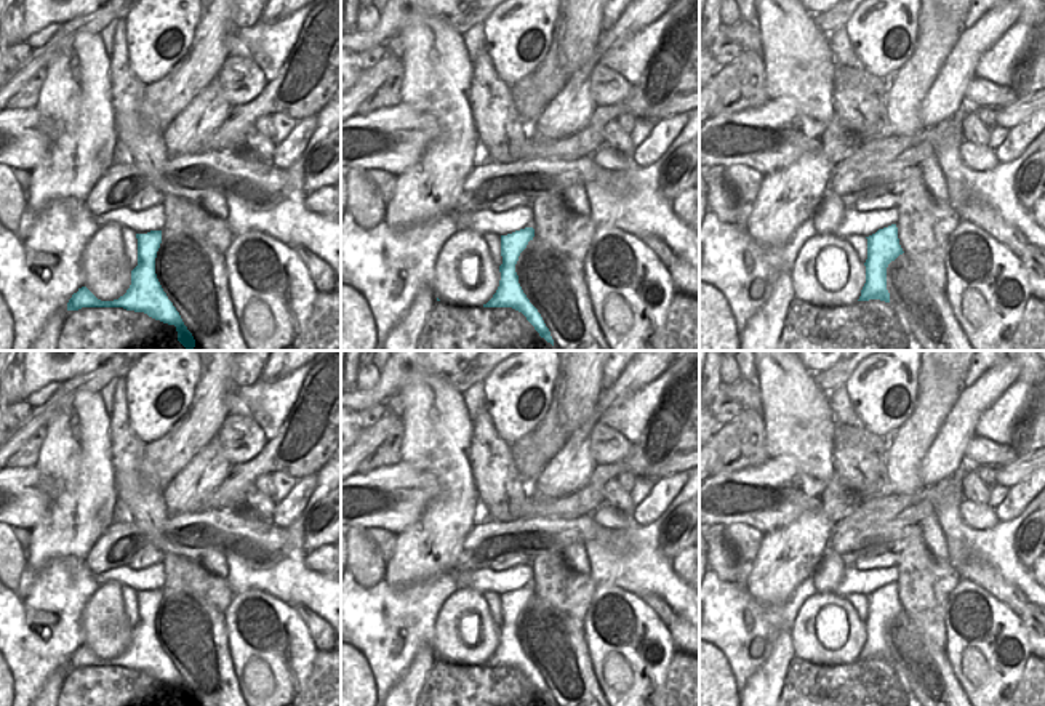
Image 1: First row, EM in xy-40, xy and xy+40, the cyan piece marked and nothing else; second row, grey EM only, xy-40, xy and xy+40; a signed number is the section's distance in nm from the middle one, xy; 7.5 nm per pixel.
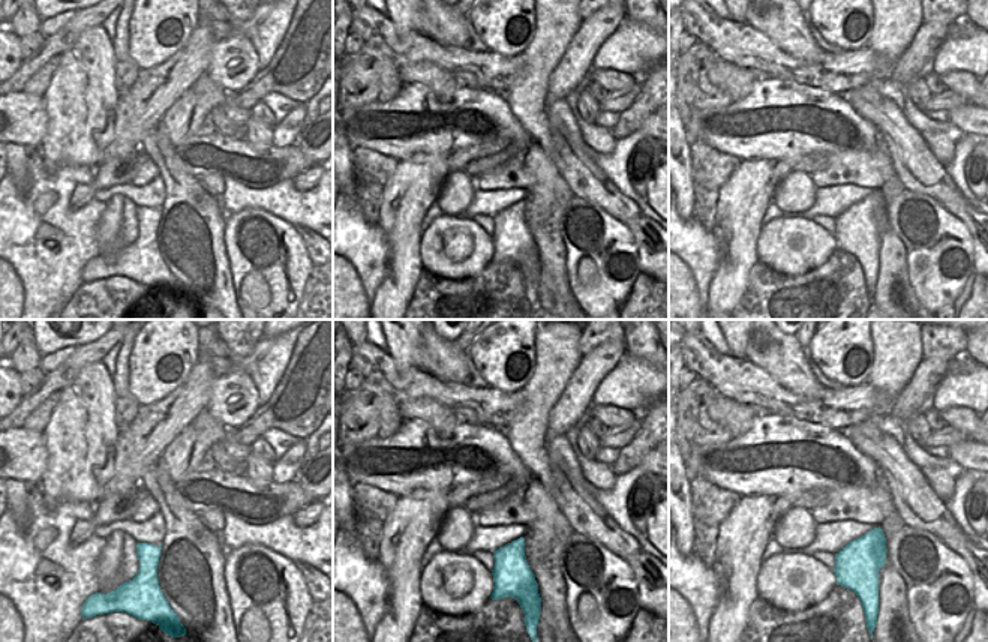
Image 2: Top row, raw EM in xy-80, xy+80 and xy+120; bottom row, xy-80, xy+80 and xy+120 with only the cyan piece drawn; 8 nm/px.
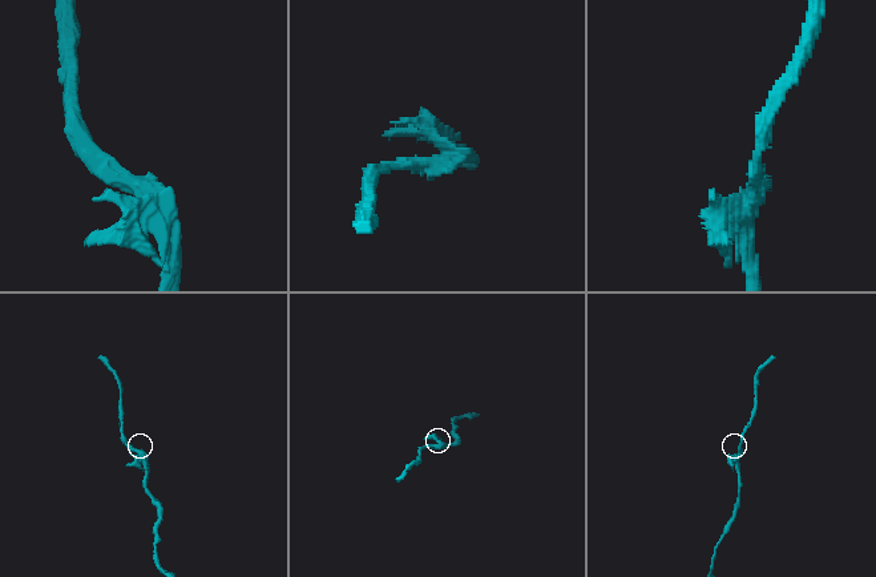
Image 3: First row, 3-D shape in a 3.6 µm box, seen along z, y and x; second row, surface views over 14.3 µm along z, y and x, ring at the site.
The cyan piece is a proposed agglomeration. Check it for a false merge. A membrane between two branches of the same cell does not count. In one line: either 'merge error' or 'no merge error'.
merge error

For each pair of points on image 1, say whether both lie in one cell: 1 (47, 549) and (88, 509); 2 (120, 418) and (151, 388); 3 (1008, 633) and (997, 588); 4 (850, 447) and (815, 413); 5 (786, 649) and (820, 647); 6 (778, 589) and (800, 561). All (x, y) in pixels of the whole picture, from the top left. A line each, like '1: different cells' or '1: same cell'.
1: same cell
2: different cells
3: different cells
4: different cells
5: different cells
6: same cell

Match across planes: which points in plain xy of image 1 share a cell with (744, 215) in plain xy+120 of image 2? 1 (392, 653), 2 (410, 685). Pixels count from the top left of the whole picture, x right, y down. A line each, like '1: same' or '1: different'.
1: different
2: same

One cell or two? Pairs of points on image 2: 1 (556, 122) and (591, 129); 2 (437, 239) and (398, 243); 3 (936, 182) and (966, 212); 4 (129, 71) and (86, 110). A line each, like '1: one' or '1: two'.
1: two
2: two
3: two
4: two

